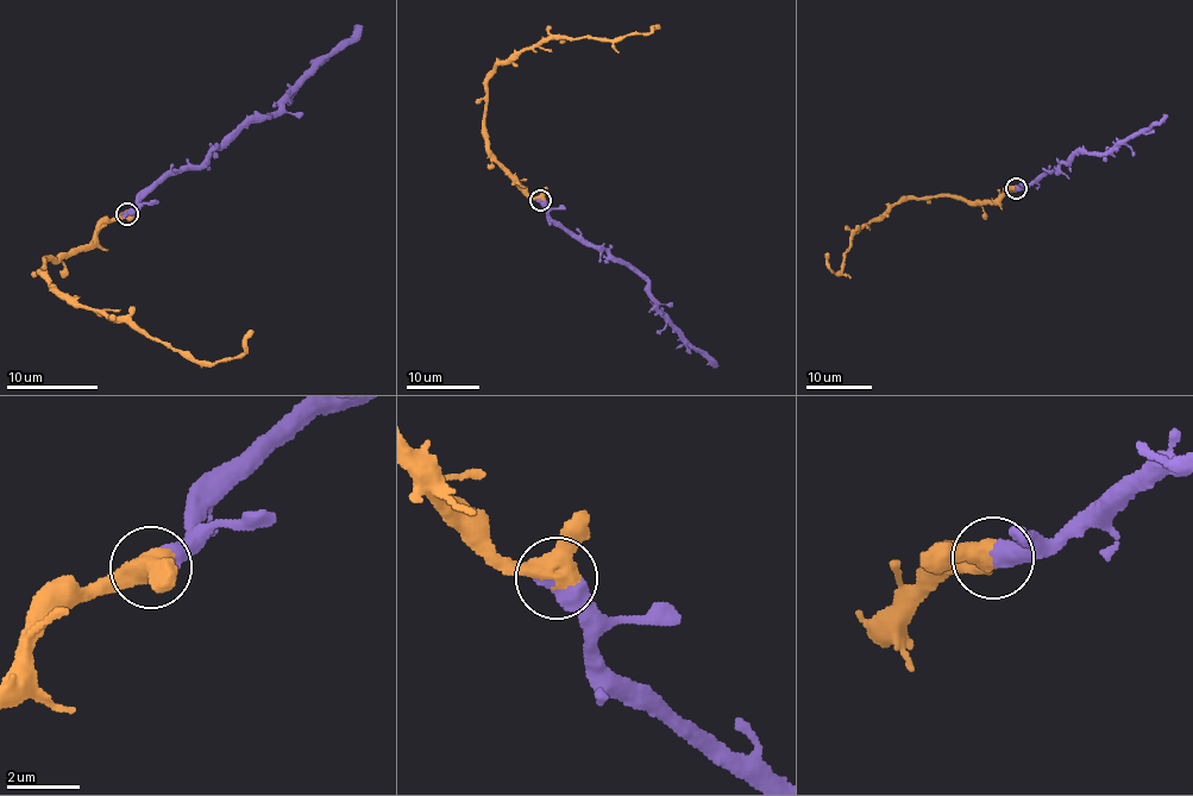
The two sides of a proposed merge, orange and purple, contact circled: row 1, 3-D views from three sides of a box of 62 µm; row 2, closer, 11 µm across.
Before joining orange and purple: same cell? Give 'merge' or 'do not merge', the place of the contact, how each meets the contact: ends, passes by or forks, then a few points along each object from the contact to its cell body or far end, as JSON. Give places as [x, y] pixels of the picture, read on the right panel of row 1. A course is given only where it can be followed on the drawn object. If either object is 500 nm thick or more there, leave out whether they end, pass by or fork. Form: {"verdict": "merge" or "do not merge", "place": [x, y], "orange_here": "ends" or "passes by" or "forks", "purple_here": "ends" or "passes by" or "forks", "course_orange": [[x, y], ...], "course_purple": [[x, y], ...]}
{"verdict": "merge", "place": [1016, 188], "course_orange": [[1016, 189], [991, 201], [900, 199], [855, 232], [841, 271], [828, 268], [827, 252]], "course_purple": [[1016, 189], [1030, 186], [1046, 171], [1054, 173], [1075, 154], [1112, 152], [1156, 124], [1165, 113]]}

